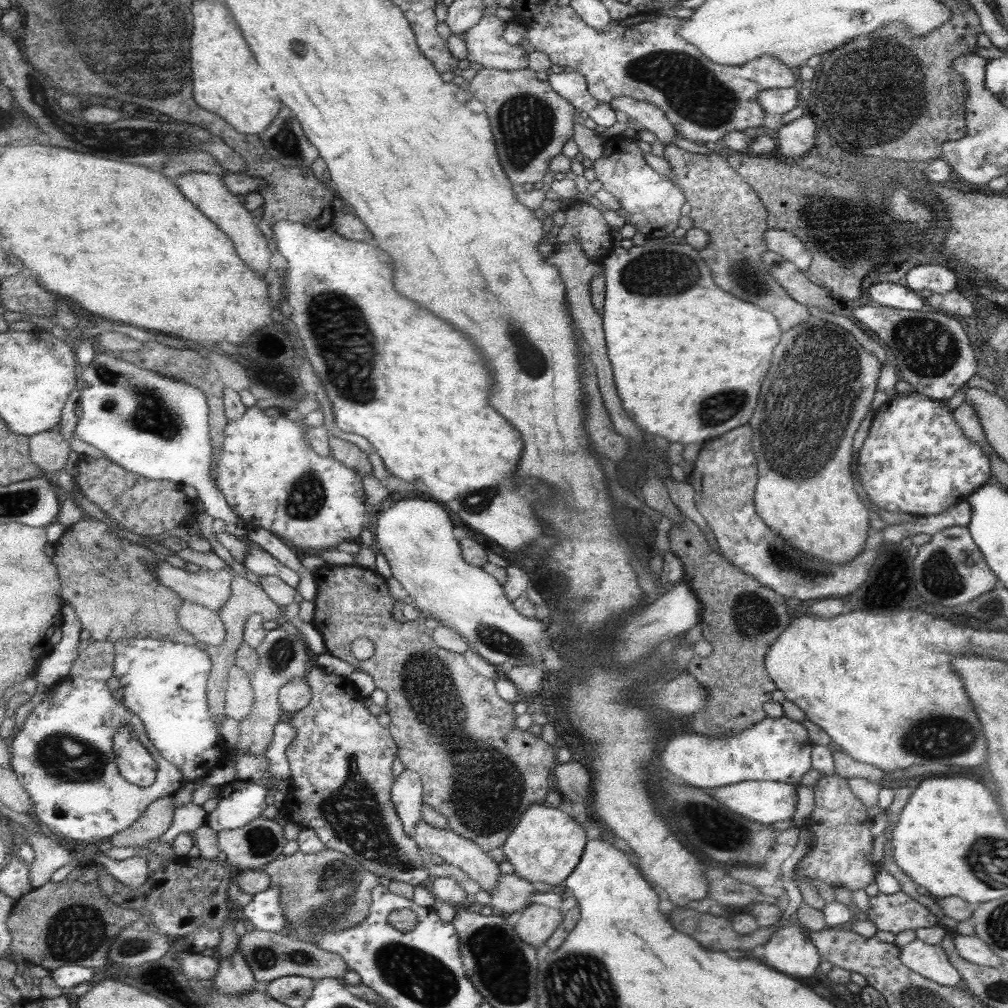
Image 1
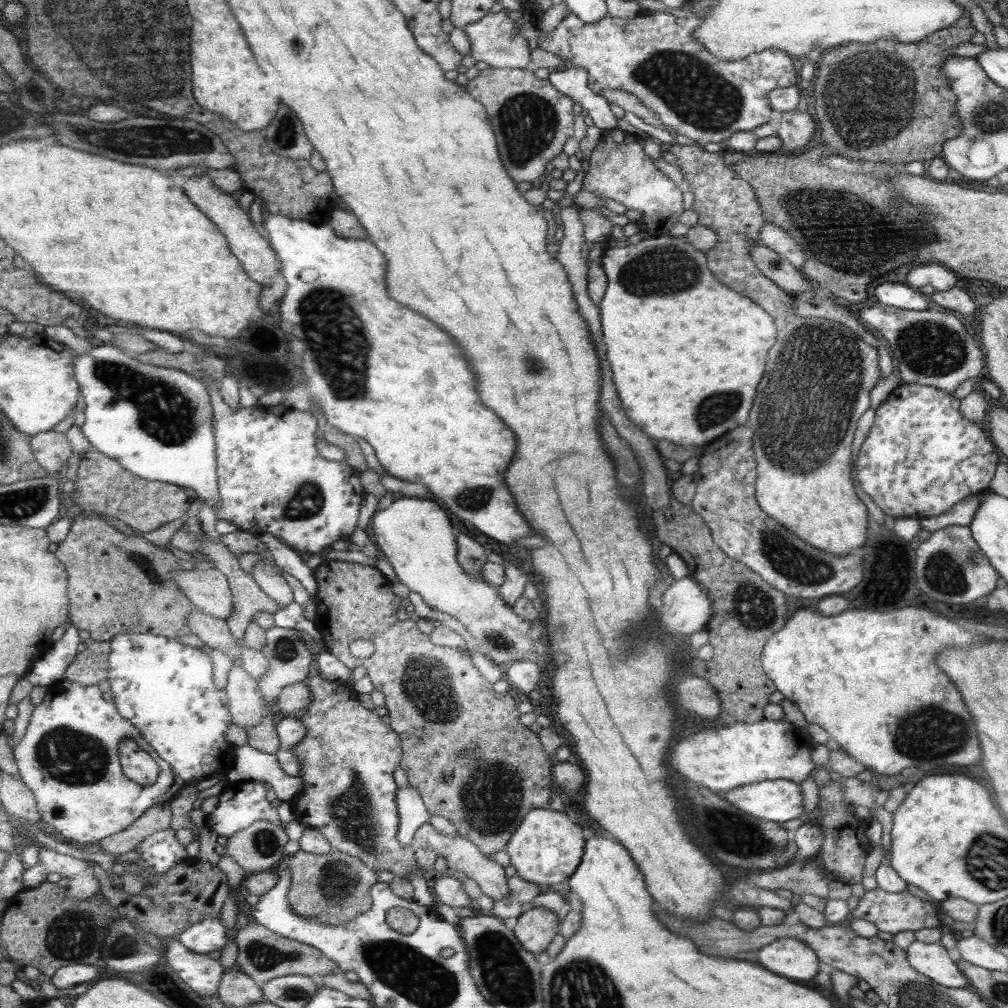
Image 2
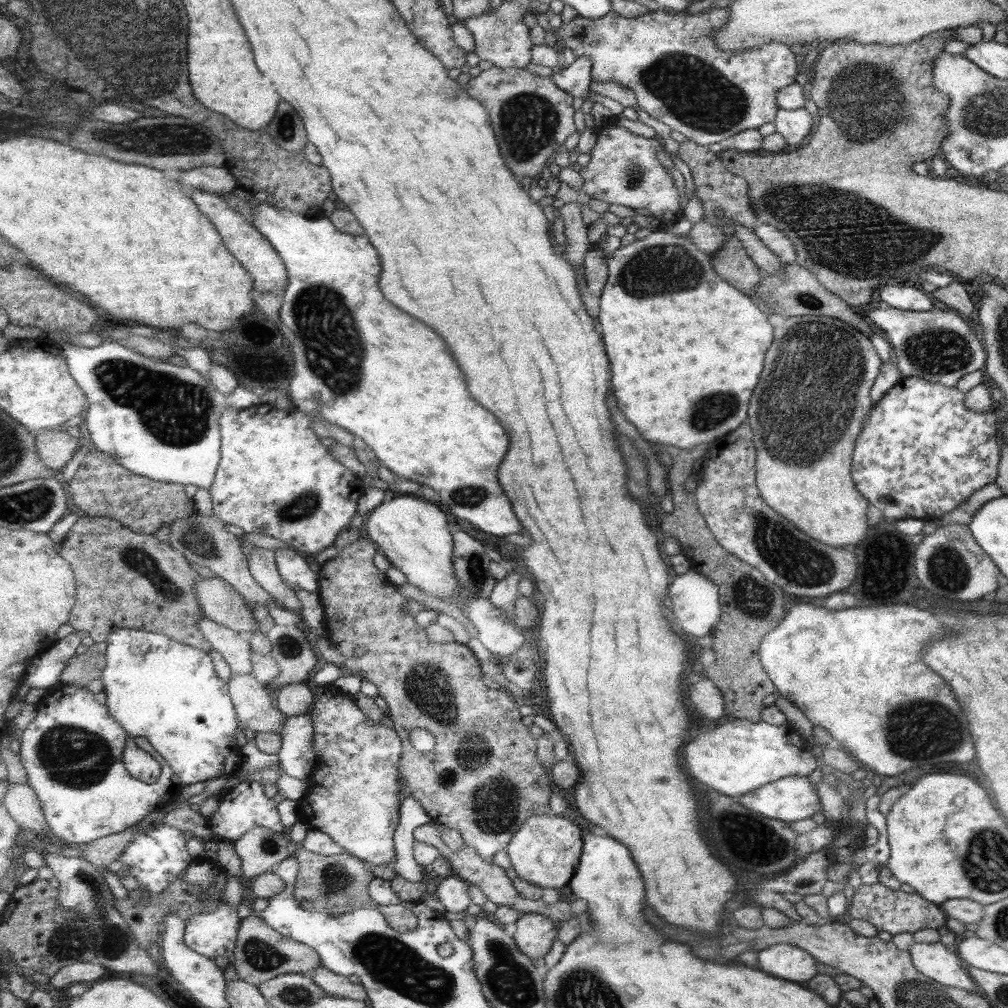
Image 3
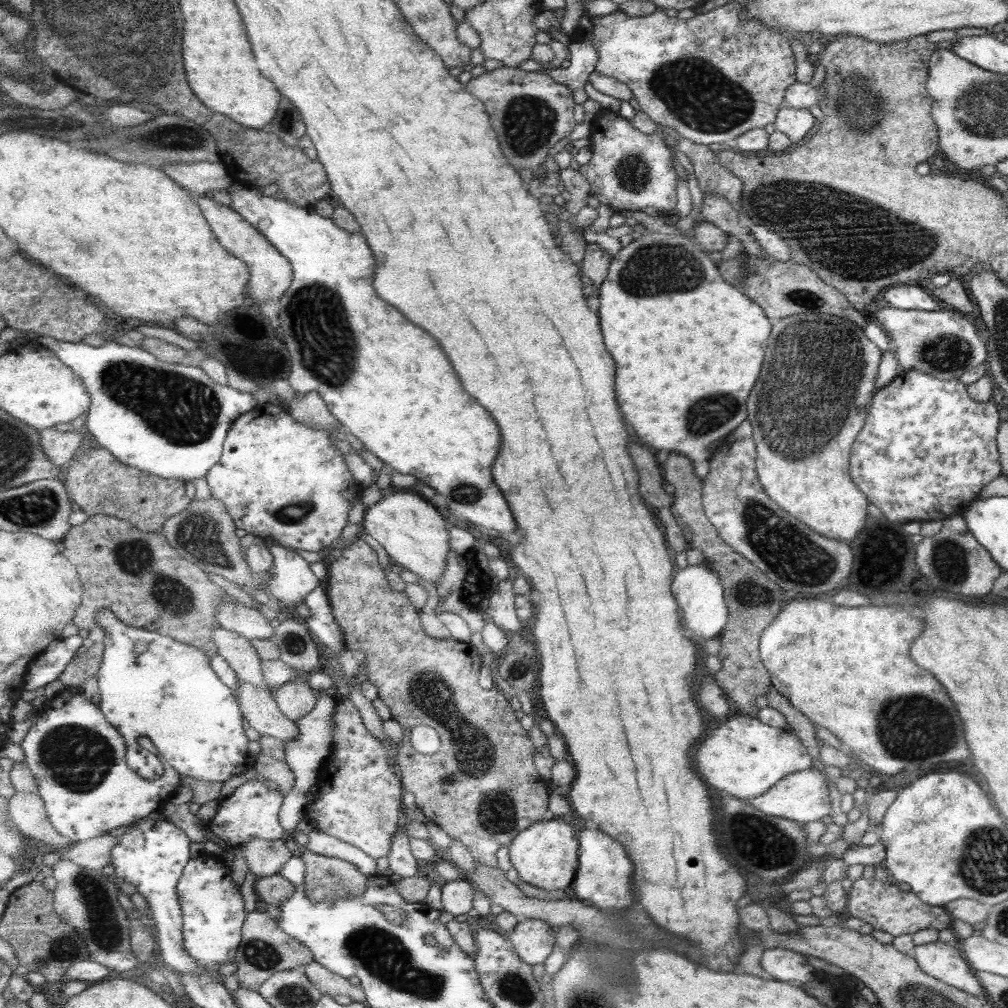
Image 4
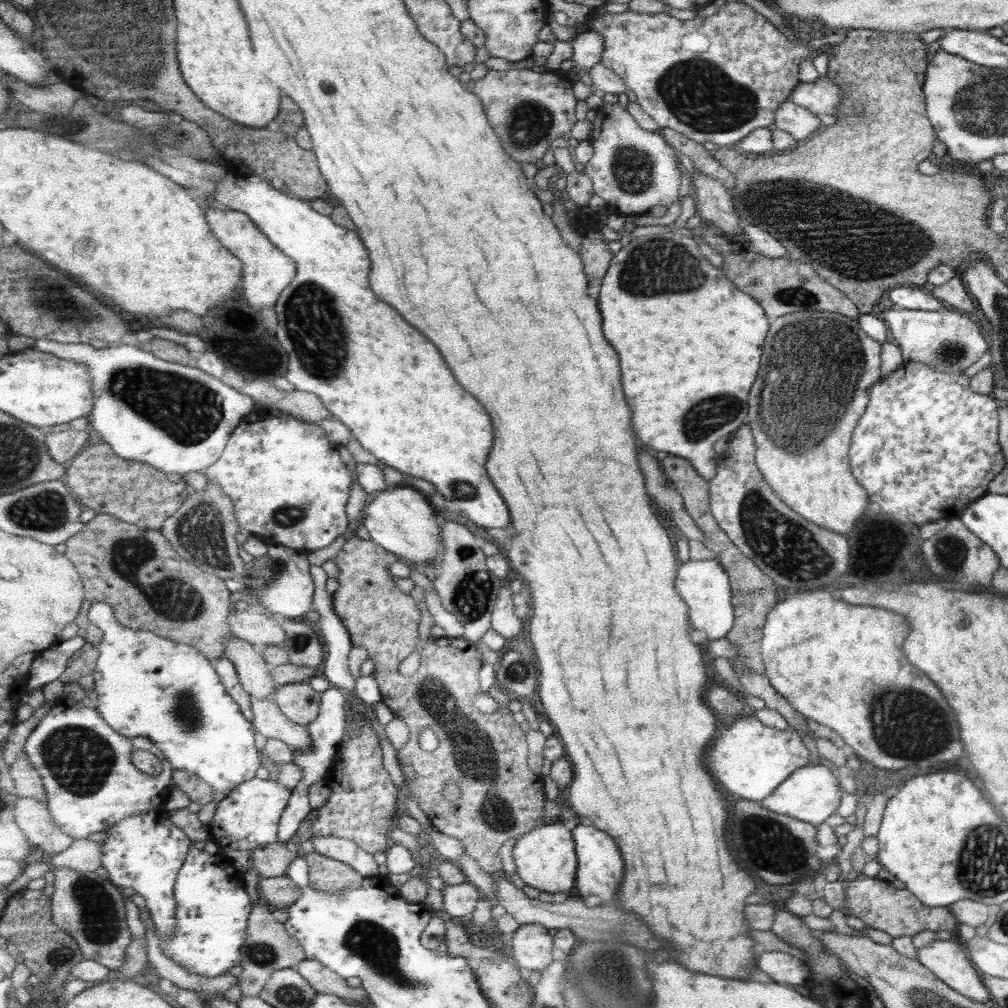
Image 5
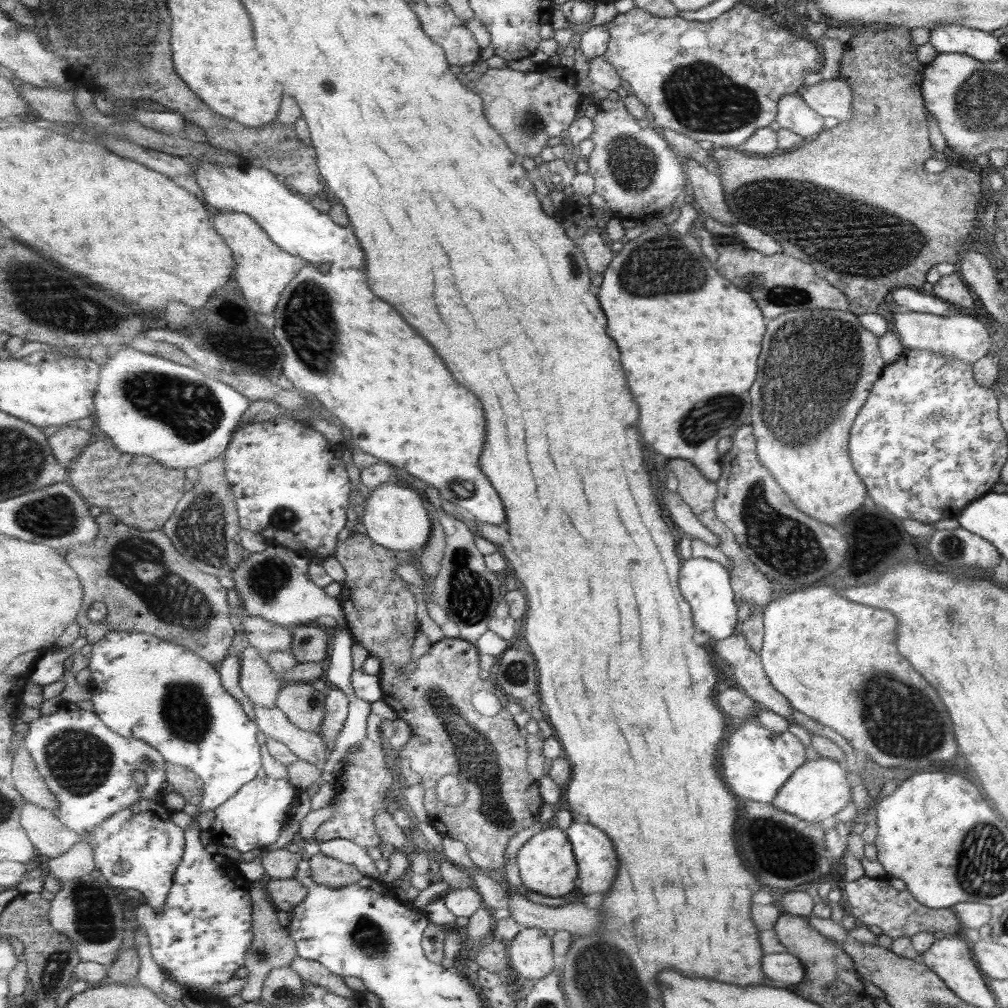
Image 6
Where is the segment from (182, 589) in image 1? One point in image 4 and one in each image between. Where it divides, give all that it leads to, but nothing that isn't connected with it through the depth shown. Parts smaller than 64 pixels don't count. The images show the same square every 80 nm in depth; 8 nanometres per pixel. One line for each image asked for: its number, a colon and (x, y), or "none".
2: (209, 589)
3: (220, 601)
4: (249, 622)

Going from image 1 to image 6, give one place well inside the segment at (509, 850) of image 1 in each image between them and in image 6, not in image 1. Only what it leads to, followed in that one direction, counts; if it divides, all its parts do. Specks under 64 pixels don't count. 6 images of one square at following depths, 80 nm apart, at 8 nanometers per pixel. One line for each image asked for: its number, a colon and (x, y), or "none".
2: (548, 848)
3: (547, 850)
4: (547, 855)
5: (546, 858)
6: (547, 864)

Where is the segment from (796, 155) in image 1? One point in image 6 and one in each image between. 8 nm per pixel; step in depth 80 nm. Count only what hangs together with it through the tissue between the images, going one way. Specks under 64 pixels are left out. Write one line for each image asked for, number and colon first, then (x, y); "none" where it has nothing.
2: (795, 129)
3: (793, 125)
4: (794, 123)
5: (795, 120)
6: (792, 114)

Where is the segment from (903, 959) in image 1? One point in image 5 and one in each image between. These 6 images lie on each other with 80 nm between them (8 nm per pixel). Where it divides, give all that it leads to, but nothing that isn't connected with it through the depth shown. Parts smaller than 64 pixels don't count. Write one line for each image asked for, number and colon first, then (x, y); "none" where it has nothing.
2: (931, 960)
3: (940, 963)
4: (943, 961)
5: (948, 961)

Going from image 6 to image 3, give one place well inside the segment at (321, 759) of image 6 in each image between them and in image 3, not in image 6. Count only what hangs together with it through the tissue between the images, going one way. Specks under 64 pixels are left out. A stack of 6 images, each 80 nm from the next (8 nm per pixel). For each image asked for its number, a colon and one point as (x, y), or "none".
3: (255, 710)
4: (262, 712)
5: (270, 721)

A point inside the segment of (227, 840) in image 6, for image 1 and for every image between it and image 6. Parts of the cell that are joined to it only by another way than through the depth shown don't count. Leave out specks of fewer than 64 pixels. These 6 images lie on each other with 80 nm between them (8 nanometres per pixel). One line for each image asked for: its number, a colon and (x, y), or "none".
1: (240, 802)
2: (241, 805)
3: (245, 807)
4: (252, 809)
5: (250, 816)

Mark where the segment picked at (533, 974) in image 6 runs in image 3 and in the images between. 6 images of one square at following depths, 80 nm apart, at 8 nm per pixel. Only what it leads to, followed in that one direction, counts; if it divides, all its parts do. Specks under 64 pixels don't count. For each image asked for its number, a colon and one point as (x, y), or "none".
3: (535, 933)
4: (534, 940)
5: (532, 946)

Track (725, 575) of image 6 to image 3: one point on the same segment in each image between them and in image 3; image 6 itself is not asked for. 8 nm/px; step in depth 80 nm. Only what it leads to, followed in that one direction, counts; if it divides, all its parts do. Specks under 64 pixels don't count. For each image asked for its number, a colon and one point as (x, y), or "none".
3: (695, 604)
4: (700, 591)
5: (705, 586)

